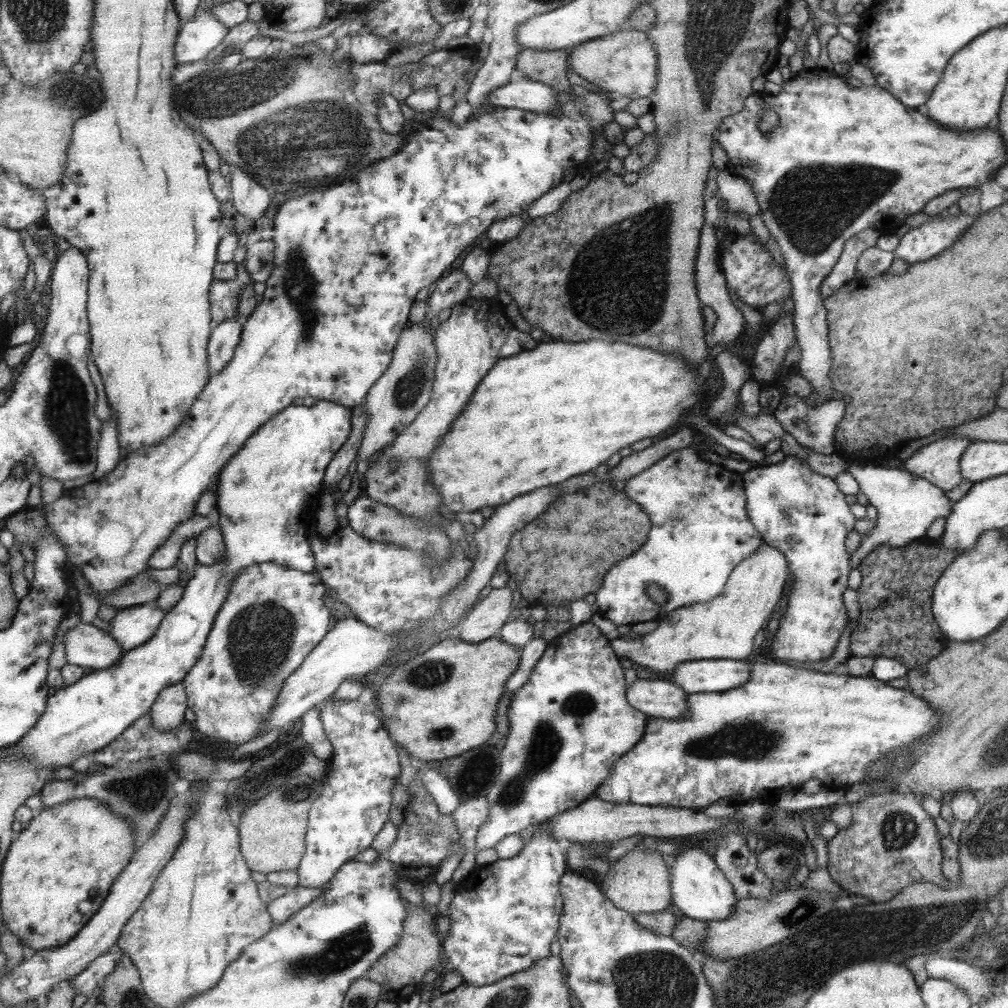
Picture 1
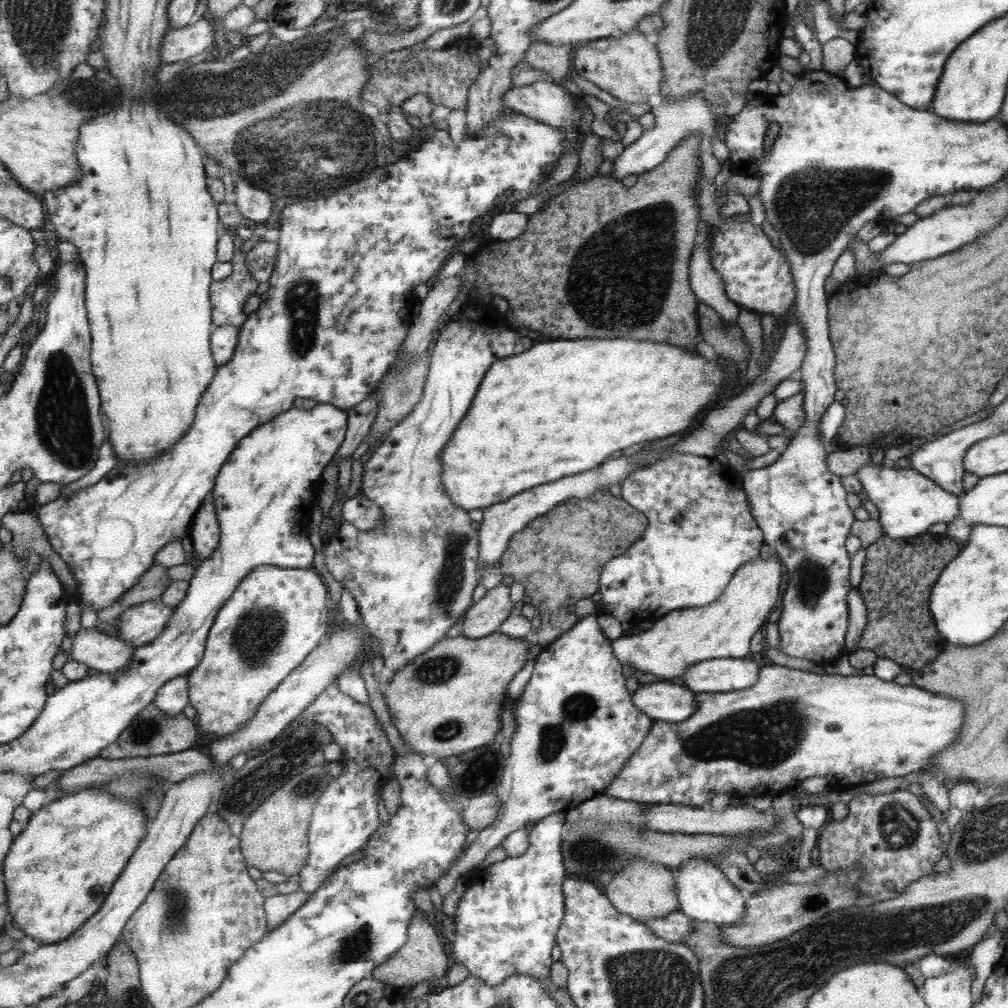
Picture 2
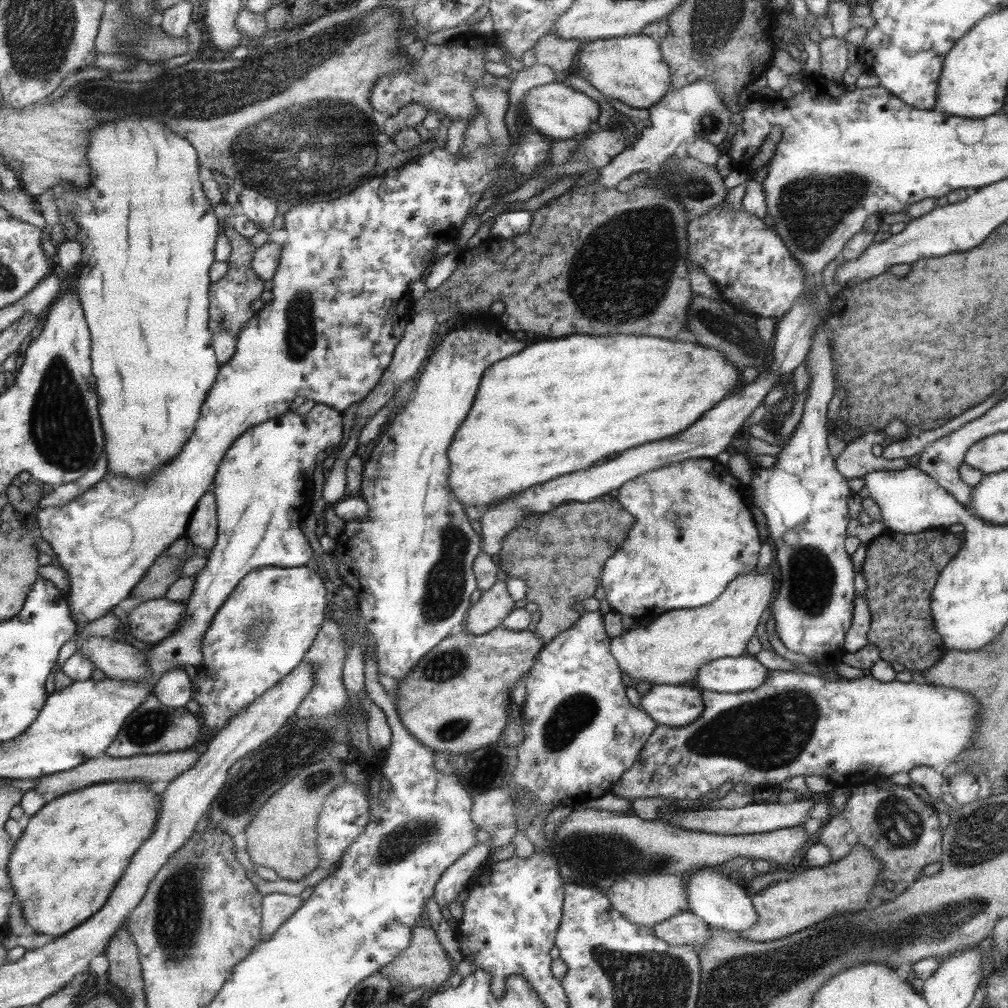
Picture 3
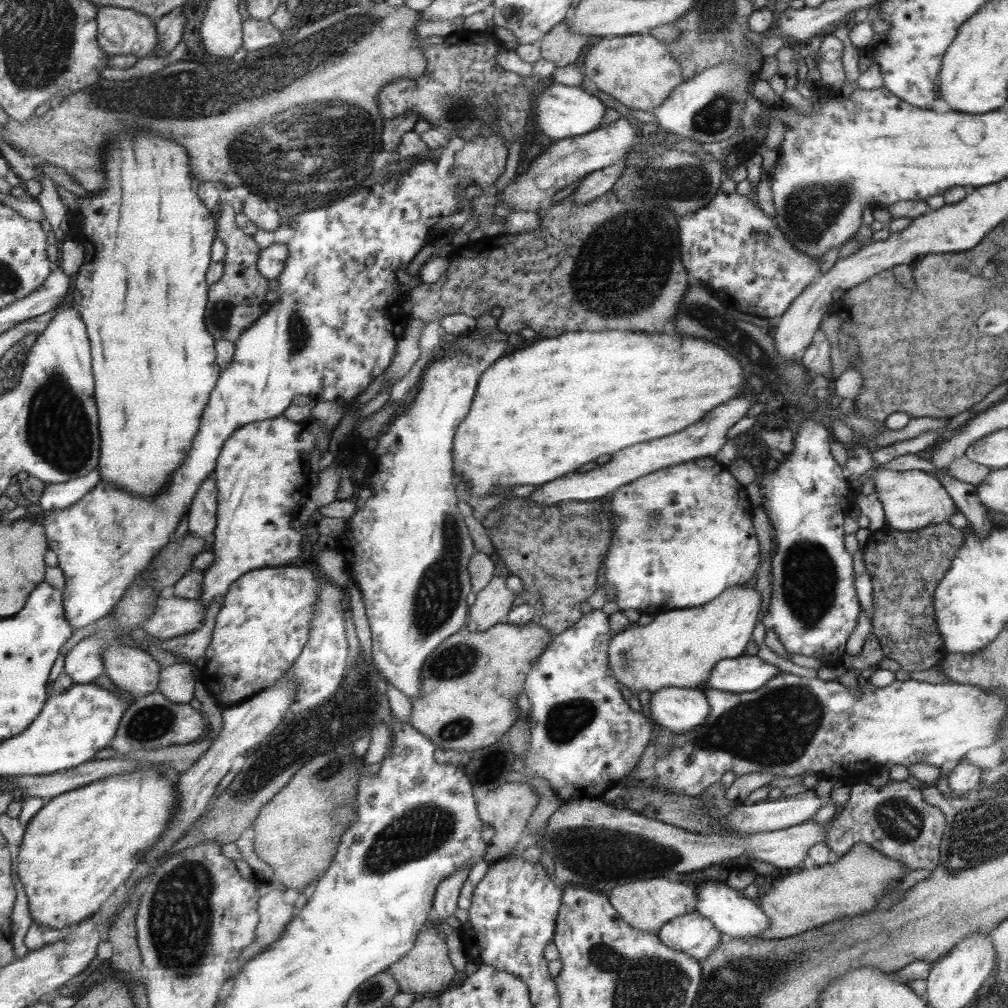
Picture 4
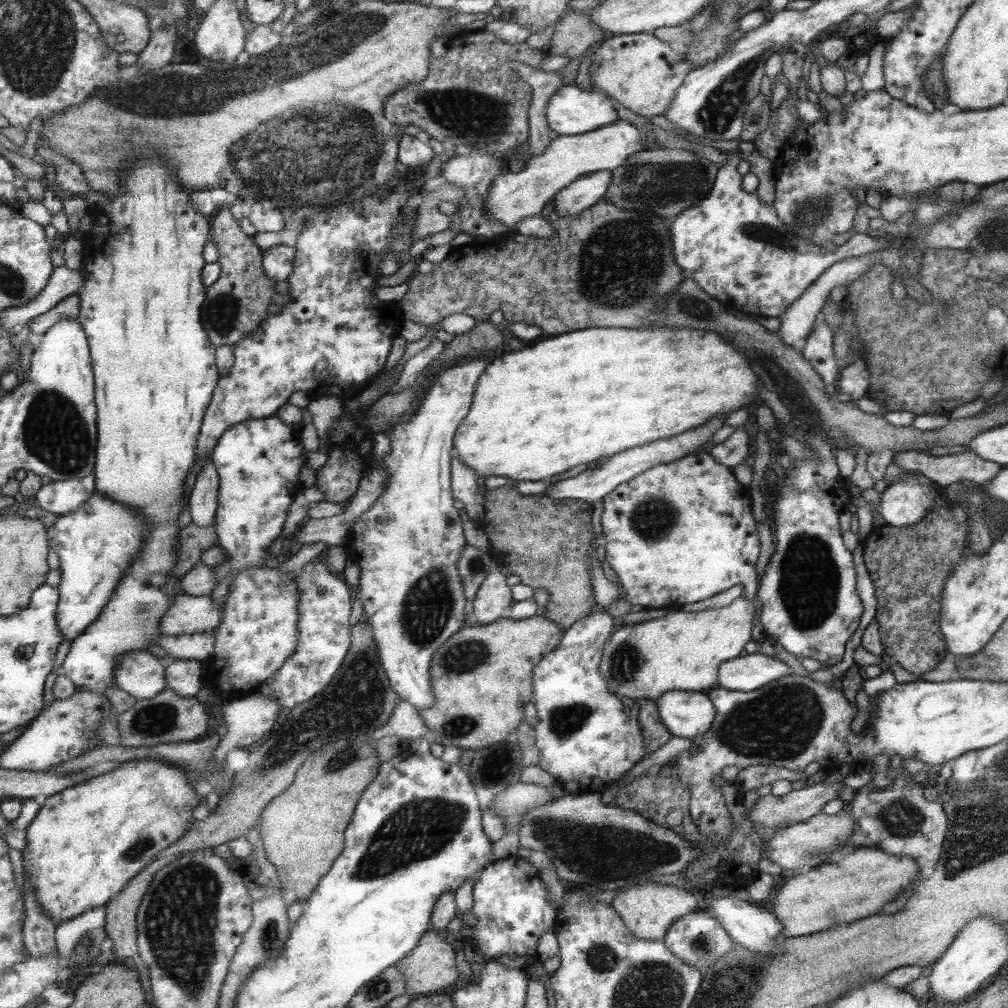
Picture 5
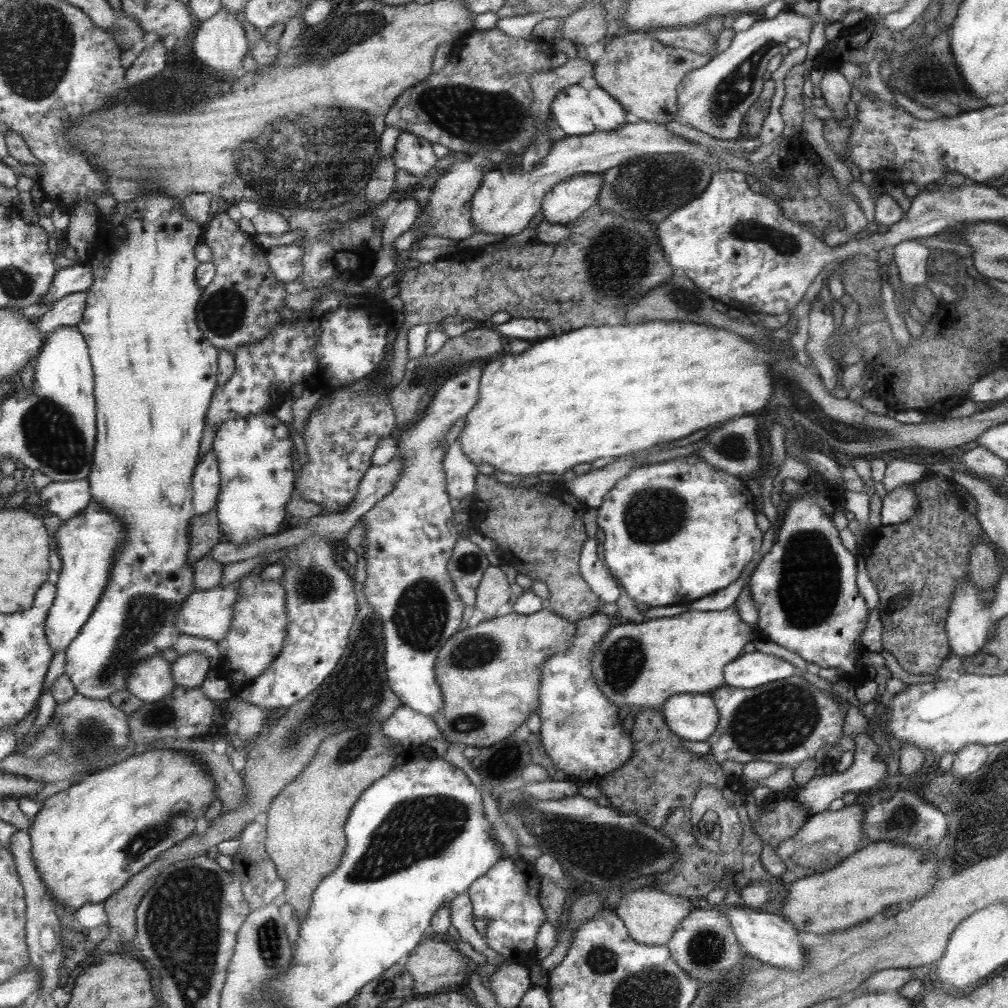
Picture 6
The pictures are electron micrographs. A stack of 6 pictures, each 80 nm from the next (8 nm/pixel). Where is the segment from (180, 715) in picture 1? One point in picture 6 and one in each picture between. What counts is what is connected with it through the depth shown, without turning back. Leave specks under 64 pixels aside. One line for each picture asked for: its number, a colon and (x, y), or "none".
2: (175, 695)
3: (175, 689)
4: (177, 681)
5: (183, 675)
6: (191, 670)

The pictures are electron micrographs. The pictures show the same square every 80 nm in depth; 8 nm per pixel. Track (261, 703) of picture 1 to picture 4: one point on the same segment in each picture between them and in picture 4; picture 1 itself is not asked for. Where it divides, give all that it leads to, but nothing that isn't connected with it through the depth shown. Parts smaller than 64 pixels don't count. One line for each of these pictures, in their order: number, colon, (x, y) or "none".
2: (277, 617)
3: (262, 633)
4: (264, 623)

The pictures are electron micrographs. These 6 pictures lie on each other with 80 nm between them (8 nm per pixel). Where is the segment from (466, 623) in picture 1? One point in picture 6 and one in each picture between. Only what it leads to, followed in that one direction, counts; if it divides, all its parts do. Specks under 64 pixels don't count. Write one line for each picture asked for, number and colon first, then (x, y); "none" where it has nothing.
2: (484, 617)
3: (495, 604)
4: (492, 603)
5: (493, 594)
6: (493, 590)

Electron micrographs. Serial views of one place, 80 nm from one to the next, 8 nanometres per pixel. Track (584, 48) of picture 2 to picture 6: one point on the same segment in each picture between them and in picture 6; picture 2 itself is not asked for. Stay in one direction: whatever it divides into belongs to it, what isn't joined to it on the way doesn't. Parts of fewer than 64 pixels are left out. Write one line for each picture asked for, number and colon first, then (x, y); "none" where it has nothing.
3: (631, 69)
4: (636, 70)
5: (641, 73)
6: (642, 75)

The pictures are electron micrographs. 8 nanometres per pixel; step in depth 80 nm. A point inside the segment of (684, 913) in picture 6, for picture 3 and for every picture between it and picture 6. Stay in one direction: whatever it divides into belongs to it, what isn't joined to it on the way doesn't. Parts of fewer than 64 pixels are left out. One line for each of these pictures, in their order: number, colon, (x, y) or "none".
3: (644, 899)
4: (646, 905)
5: (648, 910)

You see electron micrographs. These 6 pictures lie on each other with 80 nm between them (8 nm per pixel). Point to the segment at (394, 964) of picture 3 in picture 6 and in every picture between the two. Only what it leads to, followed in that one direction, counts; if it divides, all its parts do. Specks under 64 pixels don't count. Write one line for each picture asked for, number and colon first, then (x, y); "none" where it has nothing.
4: (425, 969)
5: (430, 967)
6: (434, 966)

